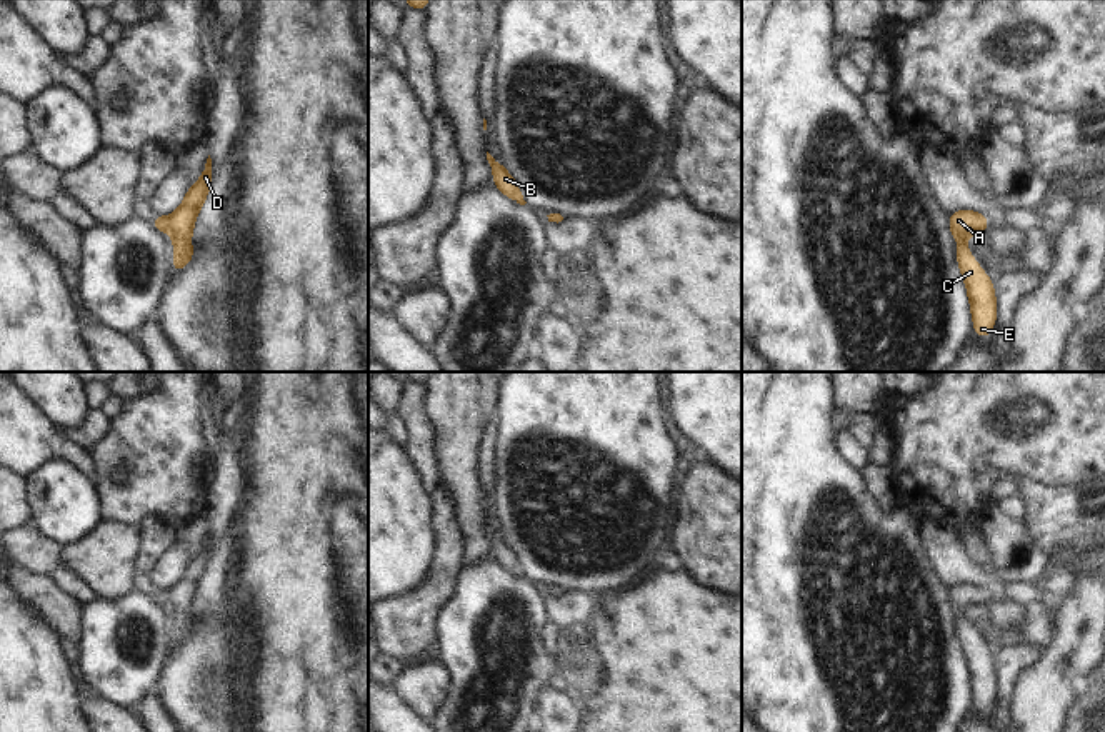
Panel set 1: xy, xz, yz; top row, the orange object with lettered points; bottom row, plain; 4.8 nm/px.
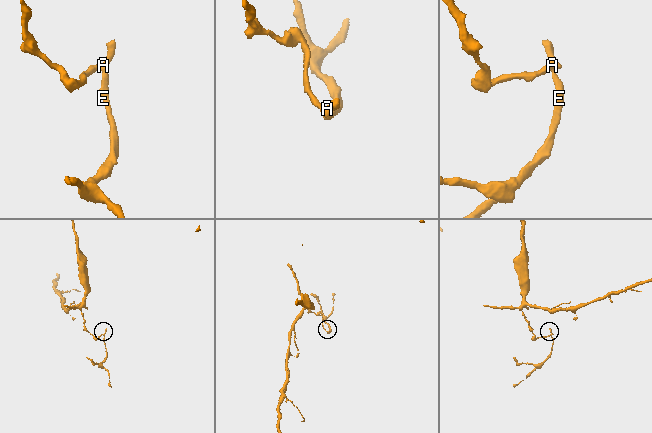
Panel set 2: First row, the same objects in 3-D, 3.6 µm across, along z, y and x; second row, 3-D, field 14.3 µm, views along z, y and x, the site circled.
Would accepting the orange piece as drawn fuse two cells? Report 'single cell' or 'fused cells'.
single cell

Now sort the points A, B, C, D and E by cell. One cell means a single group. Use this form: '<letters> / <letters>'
A B C D E

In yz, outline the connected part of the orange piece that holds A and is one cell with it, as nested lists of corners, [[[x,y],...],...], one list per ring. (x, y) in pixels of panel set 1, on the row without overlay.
[[[958,584],[948,590],[950,605],[958,614],[957,635],[967,659],[970,672],[970,687],[973,690],[973,705],[978,710],[988,710],[997,694],[997,674],[993,655],[968,625],[965,612],[988,602],[988,592],[978,585]]]

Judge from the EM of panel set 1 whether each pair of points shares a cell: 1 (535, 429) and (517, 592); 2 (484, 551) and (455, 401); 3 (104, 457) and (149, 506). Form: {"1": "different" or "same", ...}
{"1": "different", "2": "same", "3": "same"}

